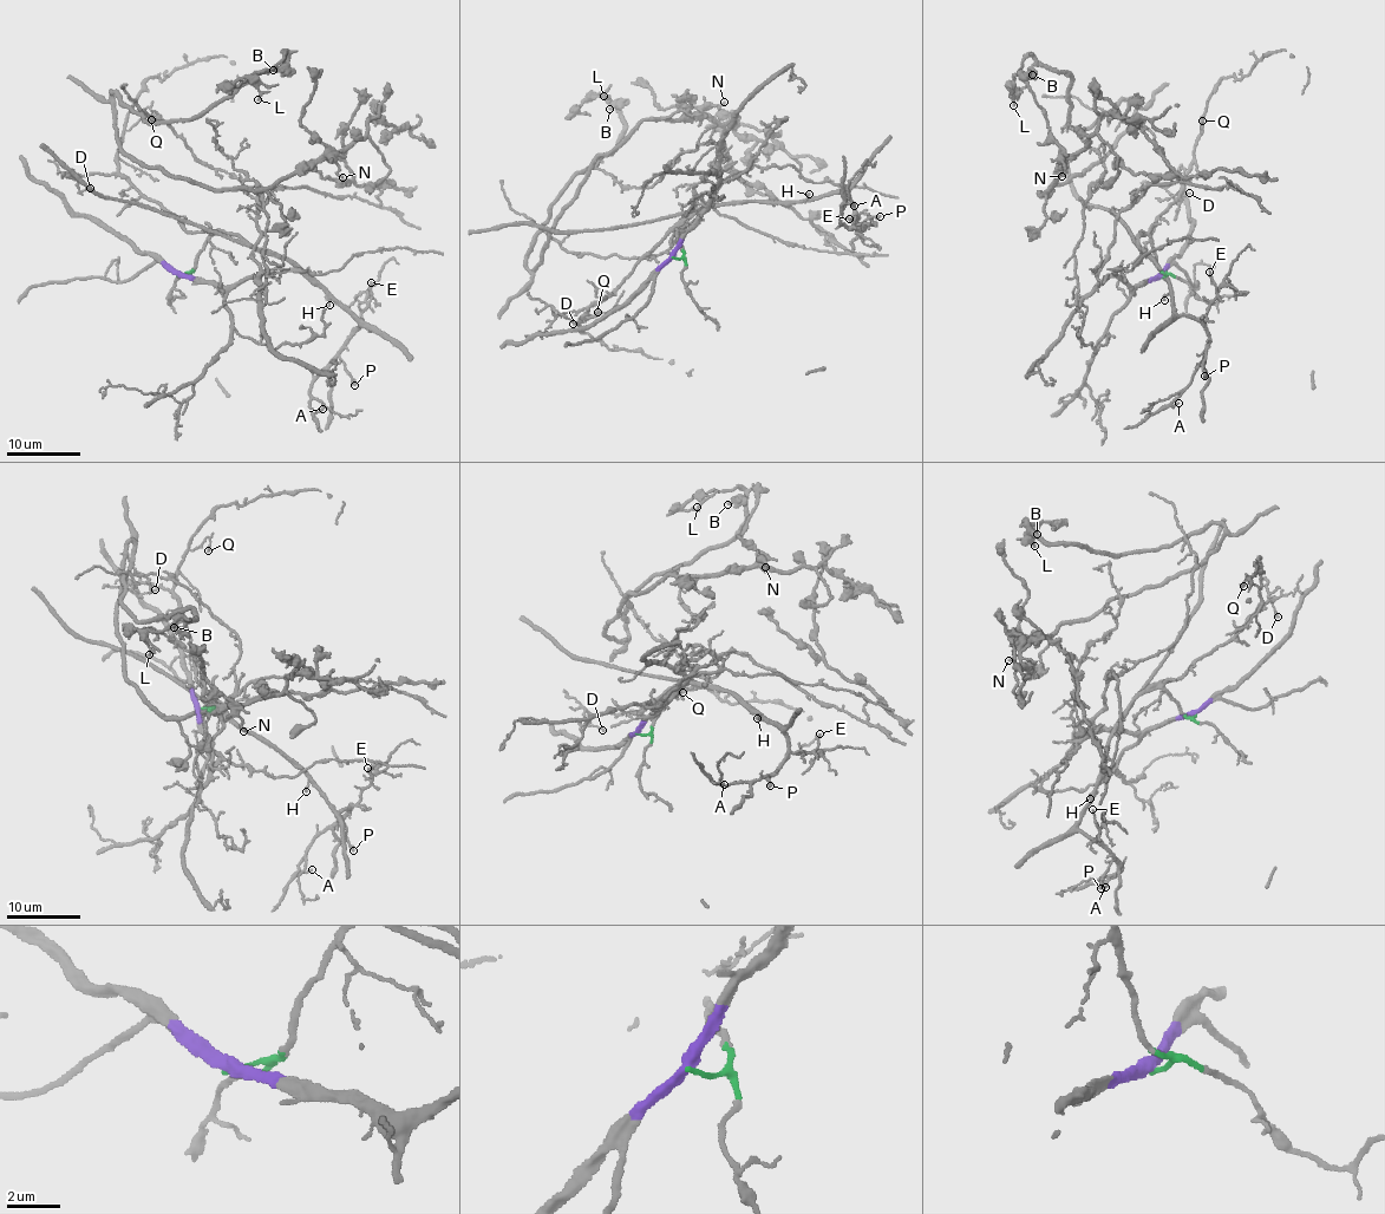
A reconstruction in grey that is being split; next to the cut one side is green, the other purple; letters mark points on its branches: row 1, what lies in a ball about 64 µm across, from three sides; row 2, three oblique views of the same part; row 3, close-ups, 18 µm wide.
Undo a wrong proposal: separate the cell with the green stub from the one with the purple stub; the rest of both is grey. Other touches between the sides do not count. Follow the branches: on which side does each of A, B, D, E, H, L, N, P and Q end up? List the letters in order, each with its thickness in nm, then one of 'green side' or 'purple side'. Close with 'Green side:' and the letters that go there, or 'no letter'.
A: 120 nm thick; green side
B: 200 nm thick; purple side
D: 120 nm thick; green side
E: 120 nm thick; green side
H: 100 nm thick; green side
L: 110 nm thick; purple side
N: 120 nm thick; purple side
P: 150 nm thick; green side
Q: 140 nm thick; green side
Green side: A, D, E, H, P, Q

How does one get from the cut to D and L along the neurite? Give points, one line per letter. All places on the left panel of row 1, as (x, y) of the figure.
D: (177, 274), (190, 271), (208, 233), (190, 233), (183, 222), (115, 174), (80, 175), (79, 193), (90, 187)
L: (177, 274), (260, 275), (256, 203), (132, 108), (200, 117), (286, 52), (257, 99)

